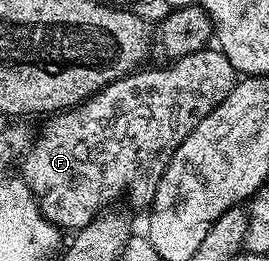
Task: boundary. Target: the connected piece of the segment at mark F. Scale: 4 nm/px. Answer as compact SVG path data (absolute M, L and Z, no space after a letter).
M204 49L197 53L189 53L185 57L168 62L163 66L167 67L155 67L152 71L136 69L131 74L125 76L124 79L118 79L107 87L103 87L96 95L92 95L91 98L86 99L78 107L72 107L70 111L60 111L52 114L44 122L48 123L44 125L43 132L39 131L34 136L34 143L21 159L21 167L23 165L21 177L29 185L29 189L35 195L35 200L39 203L41 213L50 223L54 223L60 229L84 227L89 225L89 221L93 221L112 205L118 204L115 202L122 195L127 195L128 201L135 207L150 208L153 197L157 193L157 185L161 185L163 171L169 165L173 153L177 153L177 149L183 144L185 137L189 137L189 133L193 133L193 129L197 129L197 125L201 125L201 121L205 117L209 117L209 113L213 113L213 109L217 109L217 105L221 105L221 101L225 101L225 97L229 97L229 93L235 88L237 82L237 72L233 69L233 65L229 65L229 57L225 57L223 52L218 49Z

